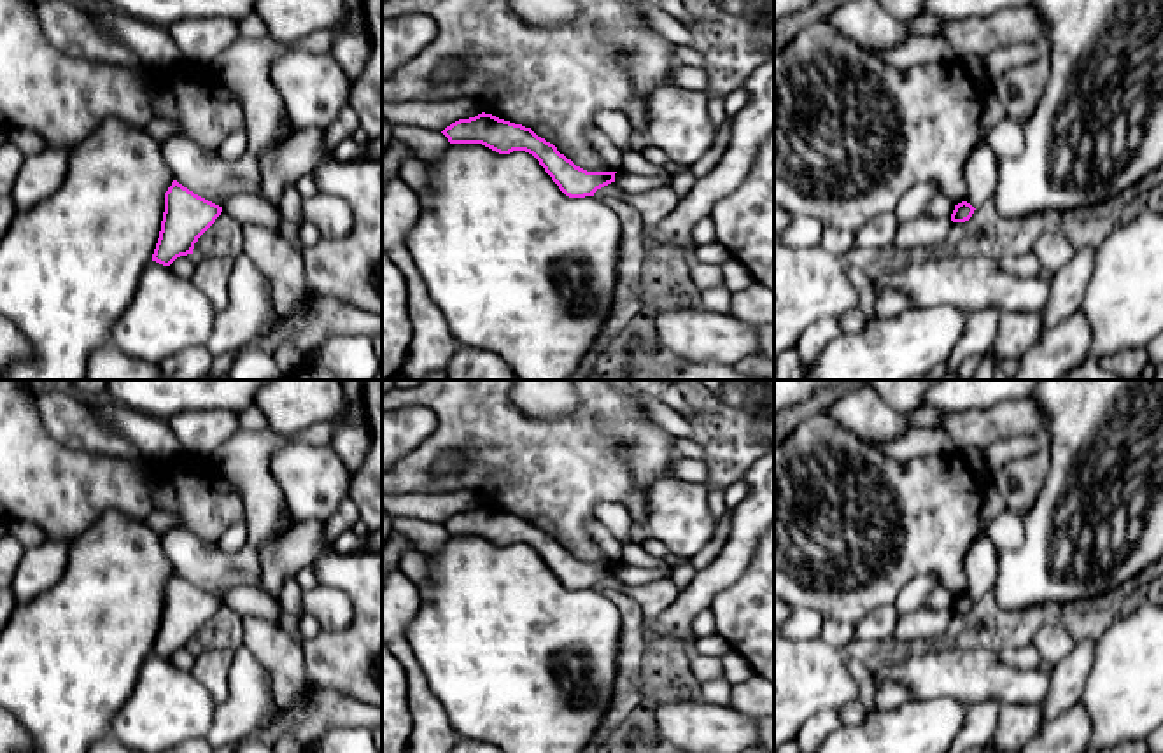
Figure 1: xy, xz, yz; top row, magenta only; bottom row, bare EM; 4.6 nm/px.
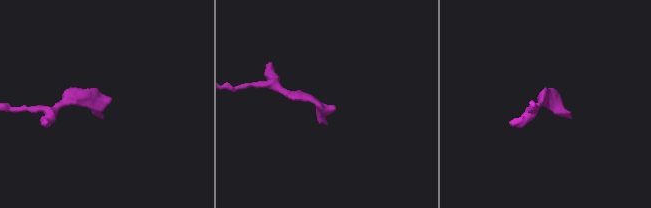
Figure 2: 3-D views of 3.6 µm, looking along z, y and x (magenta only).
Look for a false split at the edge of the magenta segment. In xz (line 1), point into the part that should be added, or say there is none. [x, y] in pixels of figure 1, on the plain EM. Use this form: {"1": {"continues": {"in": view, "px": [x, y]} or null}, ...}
{"1": {"continues": null}}

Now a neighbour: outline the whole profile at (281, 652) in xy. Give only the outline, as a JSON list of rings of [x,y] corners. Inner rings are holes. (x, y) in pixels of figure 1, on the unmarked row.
[[[243,616],[243,646],[271,672],[273,699],[285,706],[307,686],[303,641],[264,618]]]

